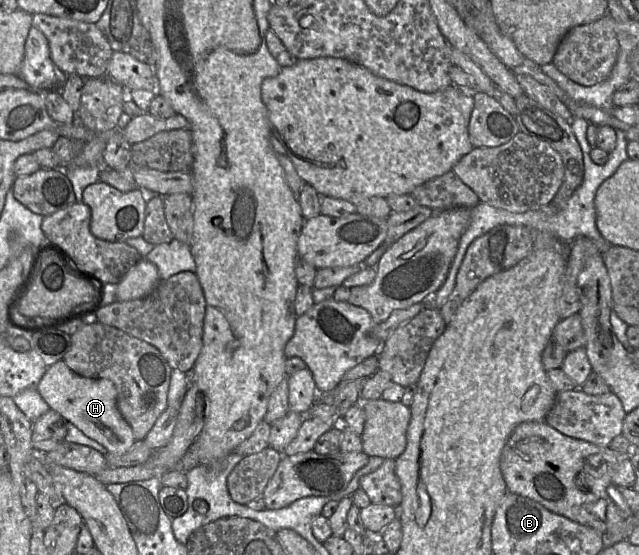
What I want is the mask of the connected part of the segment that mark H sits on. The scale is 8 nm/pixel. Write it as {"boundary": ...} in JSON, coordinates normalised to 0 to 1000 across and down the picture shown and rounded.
{"boundary":[[[92,649],[74,663],[58,694],[58,703],[78,737],[116,764],[136,787],[163,804],[169,816],[191,820],[210,802],[213,791],[205,768],[183,735],[182,699],[174,685],[125,677],[114,670],[99,649]]]}

